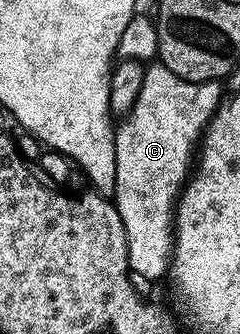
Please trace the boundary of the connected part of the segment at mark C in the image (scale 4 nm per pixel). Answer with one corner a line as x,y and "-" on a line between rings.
150,63
145,66
146,74
144,75
144,83
140,86
140,95
136,95
136,103
130,108
129,113
121,118
122,126
119,124
114,130
114,146
116,147
116,187
114,188
114,196
112,198
116,211
120,215
120,223
124,223
124,236
128,239
128,263
130,264
130,272
135,278
143,277
146,281
158,281
167,276
170,268
170,259
174,252
174,210
178,204
178,195
182,192
183,185
188,180
188,174
192,169
192,162
196,157
196,146
201,142
202,135
206,131
206,124
214,117
214,113
218,109
218,104
222,102
223,86
217,81
189,81
188,79
180,79
180,75
172,75
172,71
168,71
168,67
164,67
161,63

